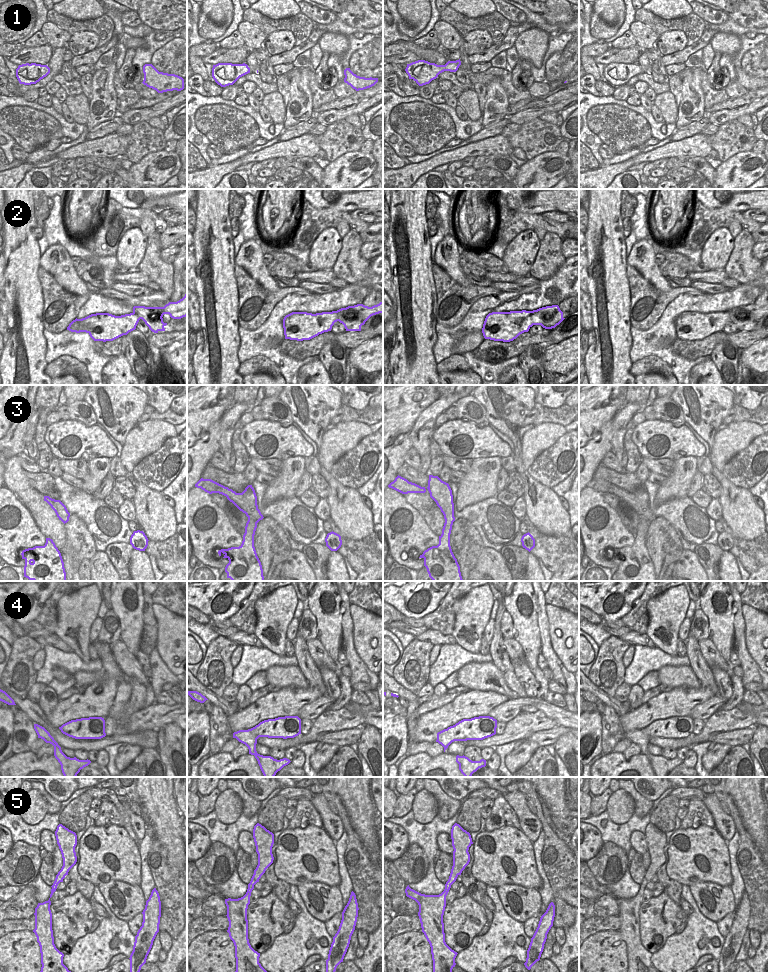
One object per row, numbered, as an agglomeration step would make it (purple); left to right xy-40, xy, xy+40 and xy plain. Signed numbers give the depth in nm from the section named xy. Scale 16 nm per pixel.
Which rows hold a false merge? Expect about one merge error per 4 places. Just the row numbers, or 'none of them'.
2, 3

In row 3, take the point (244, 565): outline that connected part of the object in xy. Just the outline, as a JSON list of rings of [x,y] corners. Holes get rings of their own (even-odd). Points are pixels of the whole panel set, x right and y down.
[[[249,519],[245,526],[242,544],[218,551],[219,556],[224,554],[229,563],[225,567],[227,578],[232,581],[265,581],[261,562],[254,547],[254,535],[257,523]]]

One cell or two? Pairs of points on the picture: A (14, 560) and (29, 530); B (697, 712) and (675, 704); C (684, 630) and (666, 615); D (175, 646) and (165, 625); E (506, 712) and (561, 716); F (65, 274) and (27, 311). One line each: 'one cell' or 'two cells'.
A: one cell
B: two cells
C: two cells
D: one cell
E: one cell
F: two cells

